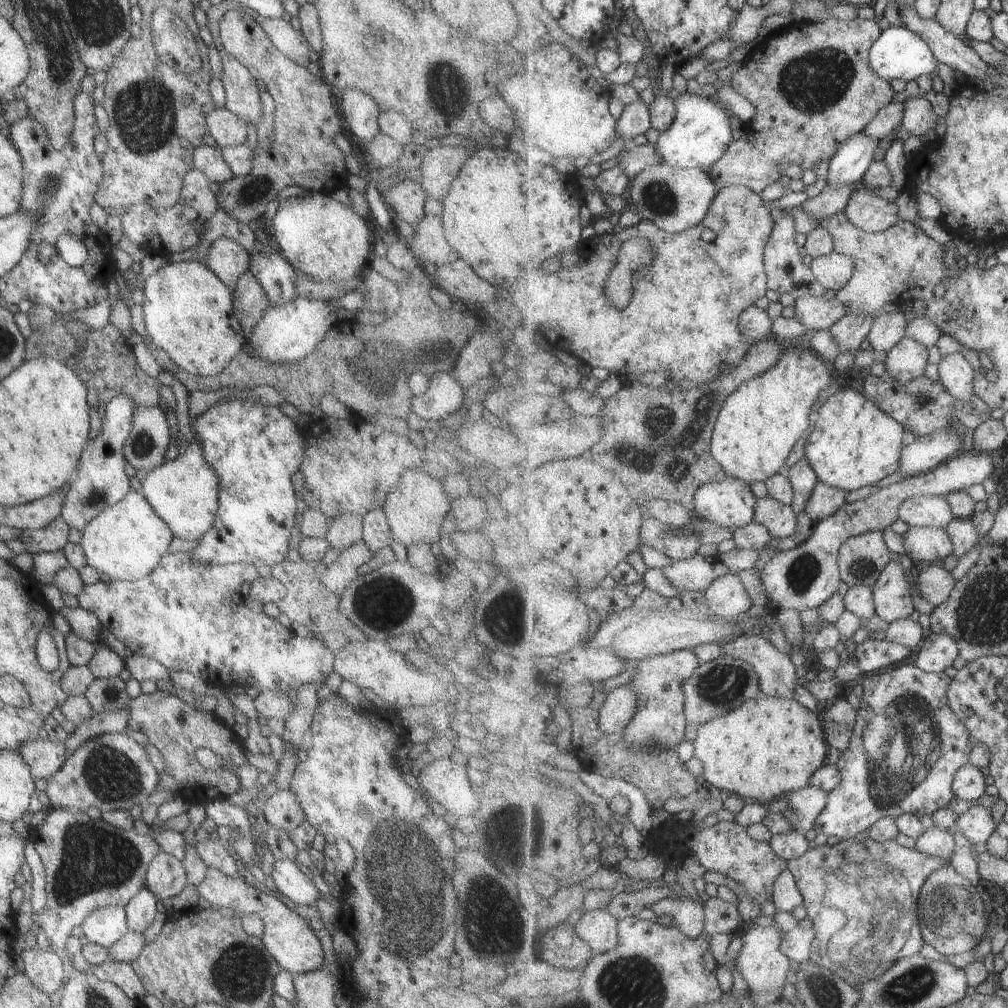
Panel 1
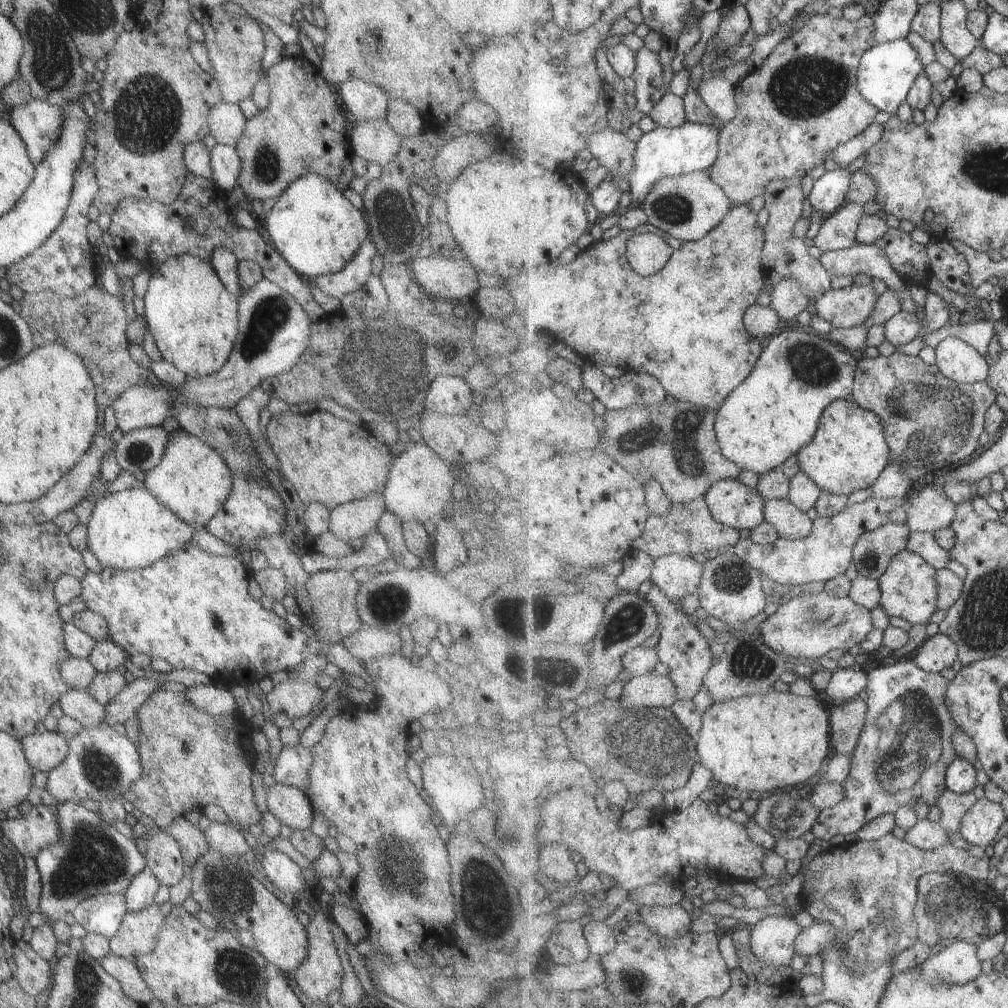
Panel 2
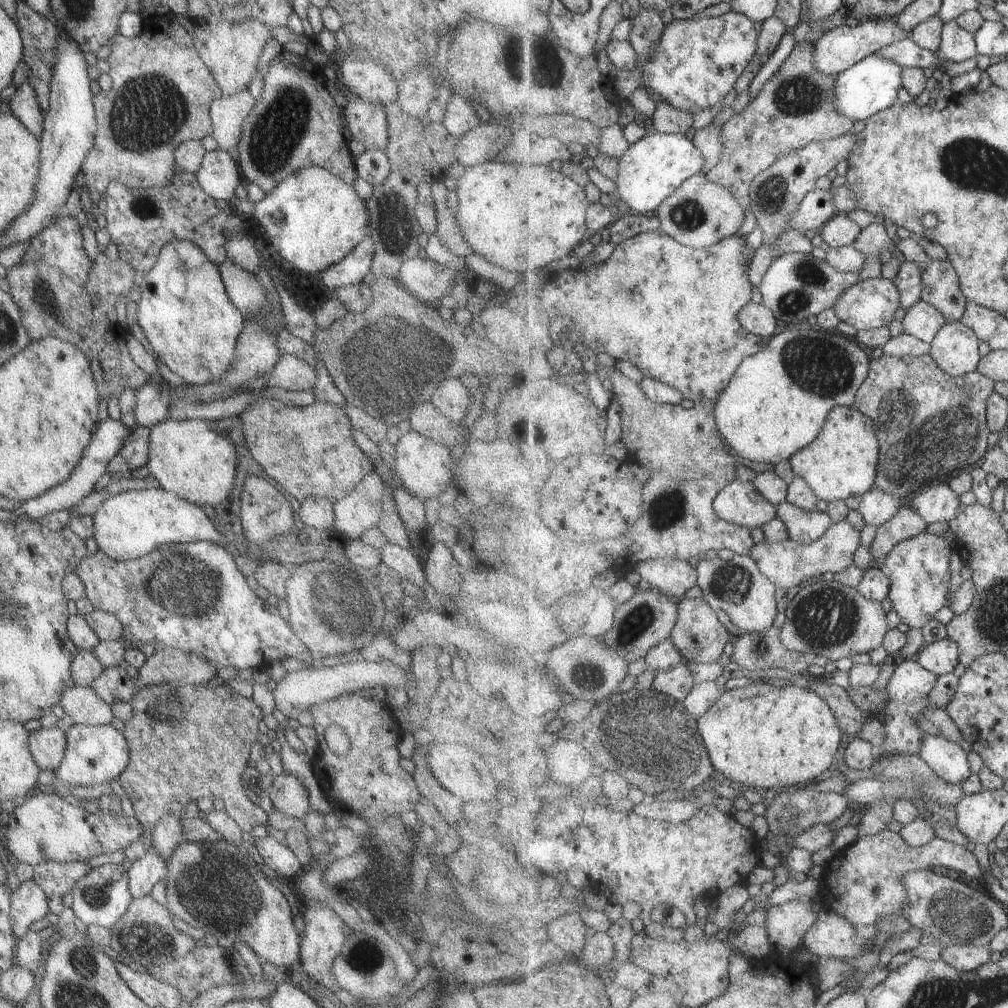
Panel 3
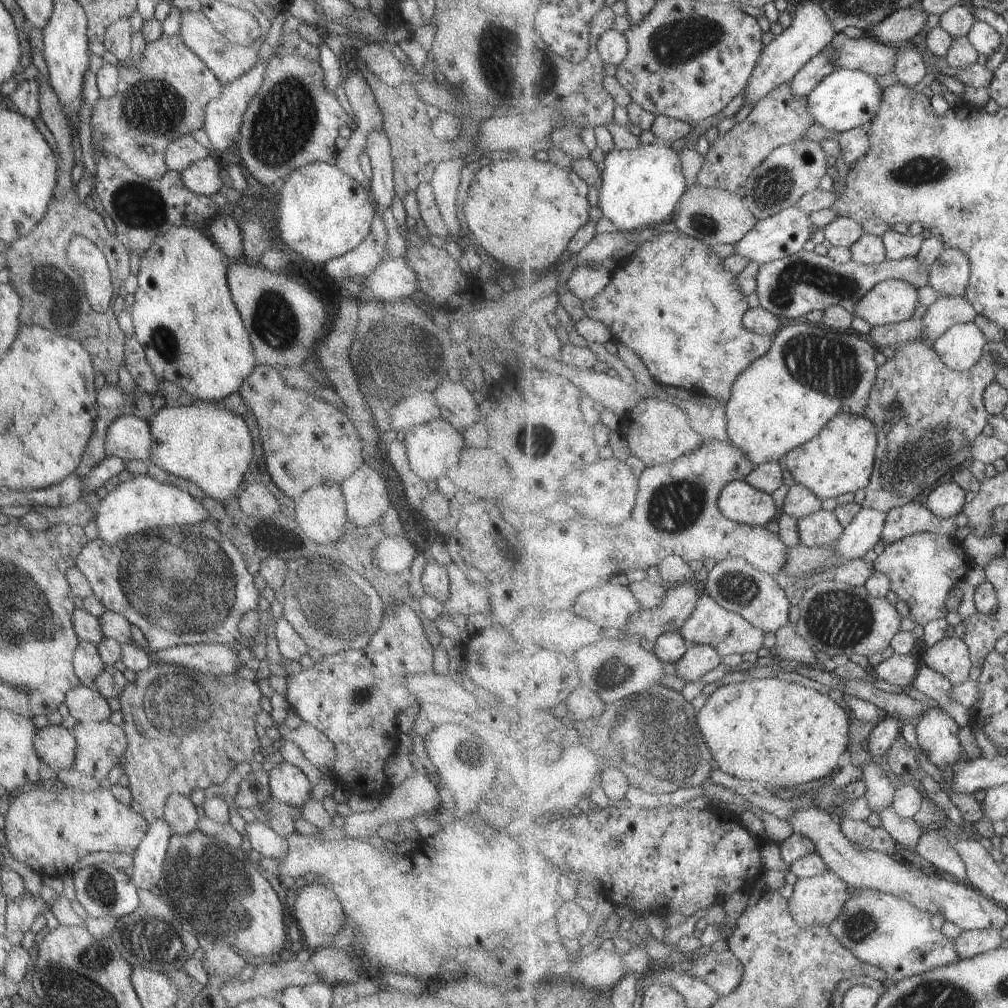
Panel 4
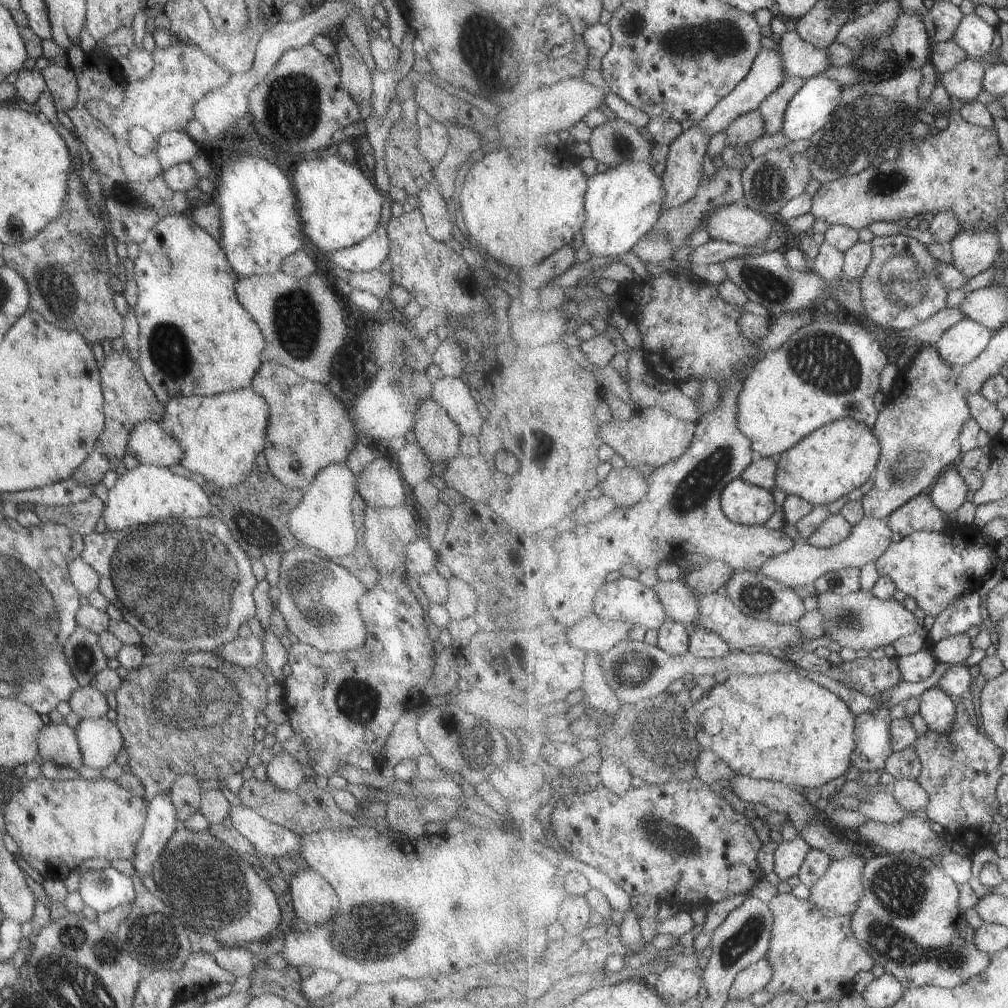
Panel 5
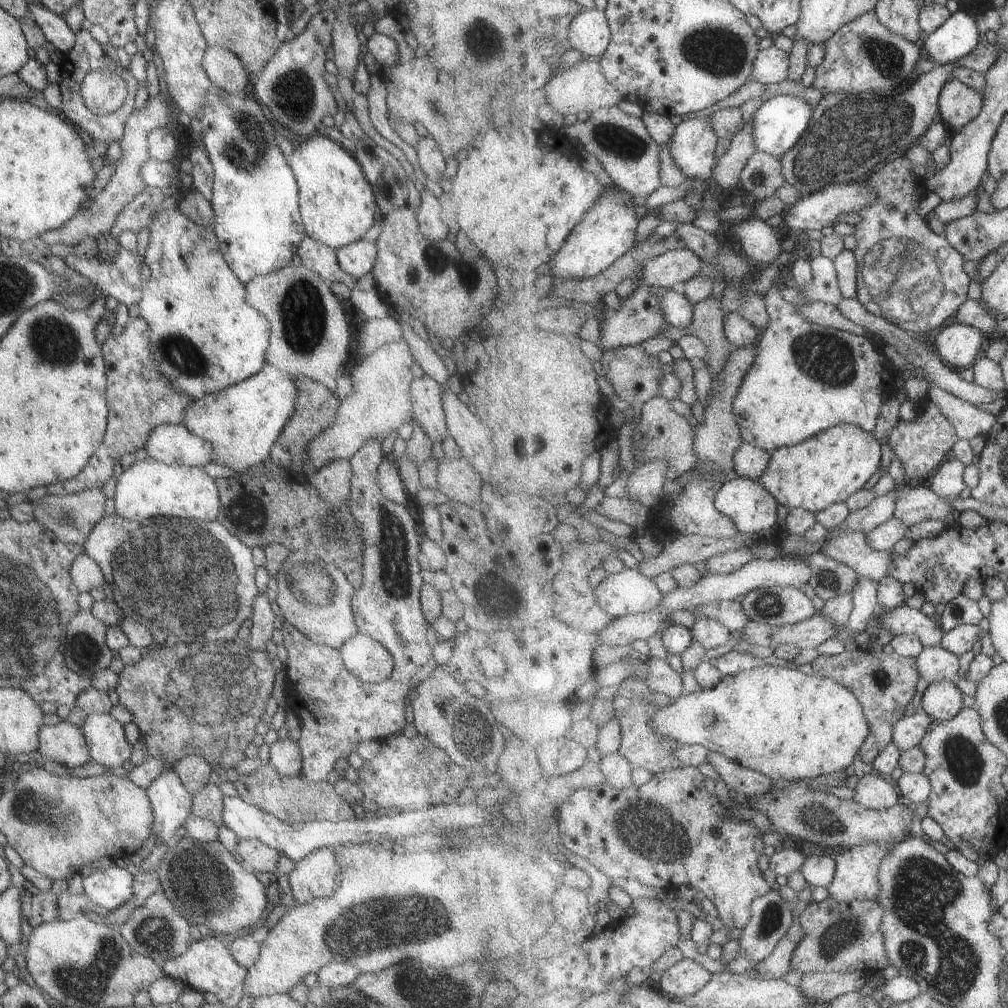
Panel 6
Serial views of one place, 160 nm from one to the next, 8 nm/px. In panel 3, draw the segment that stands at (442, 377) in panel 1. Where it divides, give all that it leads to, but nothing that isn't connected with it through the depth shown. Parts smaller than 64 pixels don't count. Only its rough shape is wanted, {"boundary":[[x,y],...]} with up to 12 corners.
{"boundary":[[445,378],[430,404],[459,423],[471,392],[458,379]]}

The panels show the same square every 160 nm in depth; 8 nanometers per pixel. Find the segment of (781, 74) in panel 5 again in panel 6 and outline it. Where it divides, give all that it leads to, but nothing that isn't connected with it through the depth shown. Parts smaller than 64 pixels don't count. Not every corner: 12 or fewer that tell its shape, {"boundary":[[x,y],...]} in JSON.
{"boundary":[[709,117],[676,126],[669,152],[687,179],[710,180],[719,138]]}

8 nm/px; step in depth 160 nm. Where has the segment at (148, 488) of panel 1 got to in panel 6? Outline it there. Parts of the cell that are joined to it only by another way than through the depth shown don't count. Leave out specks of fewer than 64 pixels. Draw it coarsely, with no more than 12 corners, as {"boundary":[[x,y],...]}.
{"boundary":[[264,363],[195,399],[181,425],[239,475],[268,458],[295,377]]}

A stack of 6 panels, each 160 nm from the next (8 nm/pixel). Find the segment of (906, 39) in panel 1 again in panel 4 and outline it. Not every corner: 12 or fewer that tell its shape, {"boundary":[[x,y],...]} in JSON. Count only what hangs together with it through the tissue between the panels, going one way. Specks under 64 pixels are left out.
{"boundary":[[839,69],[808,95],[816,125],[841,134],[870,126],[887,89]]}

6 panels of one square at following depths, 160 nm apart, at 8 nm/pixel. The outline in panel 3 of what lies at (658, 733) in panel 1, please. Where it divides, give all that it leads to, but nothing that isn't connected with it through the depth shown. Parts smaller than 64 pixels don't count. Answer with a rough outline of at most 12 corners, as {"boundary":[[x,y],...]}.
{"boundary":[[682,598],[671,640],[693,663],[717,662],[729,632],[699,598]]}

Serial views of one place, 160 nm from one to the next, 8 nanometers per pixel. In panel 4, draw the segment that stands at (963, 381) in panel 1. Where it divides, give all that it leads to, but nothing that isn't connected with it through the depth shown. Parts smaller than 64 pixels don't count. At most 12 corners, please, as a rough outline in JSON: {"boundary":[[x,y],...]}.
{"boundary":[[975,322],[949,328],[933,346],[949,367],[970,370],[987,342]]}

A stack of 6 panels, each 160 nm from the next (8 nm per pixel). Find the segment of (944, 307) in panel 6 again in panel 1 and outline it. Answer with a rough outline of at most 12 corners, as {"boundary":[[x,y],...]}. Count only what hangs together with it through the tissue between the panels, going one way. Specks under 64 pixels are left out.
{"boundary":[[835,297],[795,300],[795,318],[809,331],[828,329],[847,307]]}

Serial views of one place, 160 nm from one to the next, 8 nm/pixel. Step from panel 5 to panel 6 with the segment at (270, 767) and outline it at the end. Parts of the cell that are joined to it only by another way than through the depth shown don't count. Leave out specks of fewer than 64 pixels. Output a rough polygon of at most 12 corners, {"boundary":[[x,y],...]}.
{"boundary":[[285,736],[269,745],[269,765],[278,774],[301,771],[297,741]]}

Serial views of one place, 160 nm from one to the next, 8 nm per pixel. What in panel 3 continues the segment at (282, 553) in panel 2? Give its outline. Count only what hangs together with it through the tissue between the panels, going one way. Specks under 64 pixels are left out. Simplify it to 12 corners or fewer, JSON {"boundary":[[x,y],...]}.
{"boundary":[[259,475],[239,490],[243,536],[263,544],[293,526],[280,490]]}

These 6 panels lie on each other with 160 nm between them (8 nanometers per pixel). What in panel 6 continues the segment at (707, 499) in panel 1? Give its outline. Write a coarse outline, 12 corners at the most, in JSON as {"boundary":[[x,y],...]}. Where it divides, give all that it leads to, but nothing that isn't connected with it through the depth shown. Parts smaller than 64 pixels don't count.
{"boundary":[[732,475],[715,506],[739,531],[777,527],[779,503],[759,480]]}

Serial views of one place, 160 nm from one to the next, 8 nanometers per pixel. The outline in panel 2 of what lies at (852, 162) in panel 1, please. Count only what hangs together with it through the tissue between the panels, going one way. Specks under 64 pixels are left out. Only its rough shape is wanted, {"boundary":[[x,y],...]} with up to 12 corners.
{"boundary":[[853,172],[816,177],[808,200],[827,218],[848,202]]}

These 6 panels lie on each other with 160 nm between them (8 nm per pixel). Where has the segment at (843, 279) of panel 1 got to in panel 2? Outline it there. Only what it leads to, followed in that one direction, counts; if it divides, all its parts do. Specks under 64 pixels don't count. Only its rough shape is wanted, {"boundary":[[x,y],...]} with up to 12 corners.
{"boundary":[[855,243],[819,259],[835,276],[868,274],[919,314],[909,285],[879,246]]}

